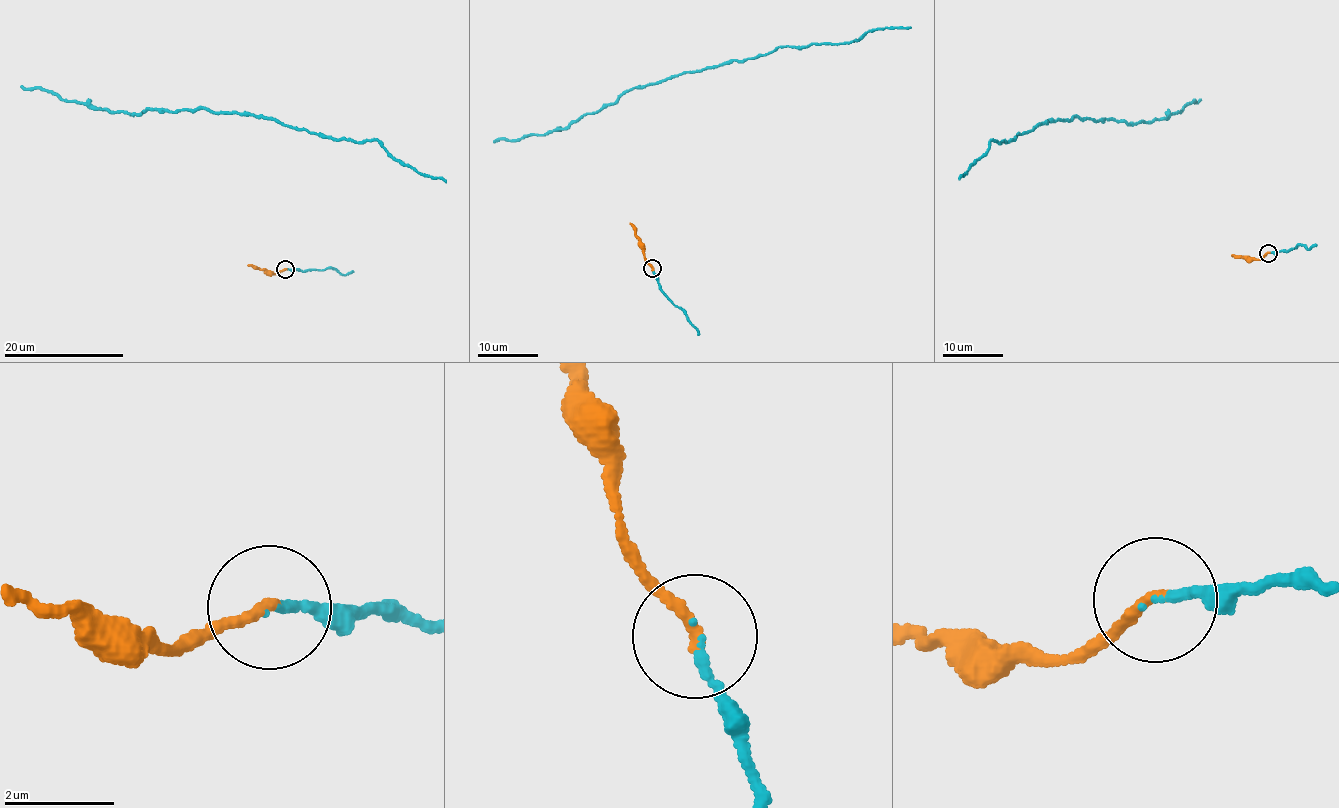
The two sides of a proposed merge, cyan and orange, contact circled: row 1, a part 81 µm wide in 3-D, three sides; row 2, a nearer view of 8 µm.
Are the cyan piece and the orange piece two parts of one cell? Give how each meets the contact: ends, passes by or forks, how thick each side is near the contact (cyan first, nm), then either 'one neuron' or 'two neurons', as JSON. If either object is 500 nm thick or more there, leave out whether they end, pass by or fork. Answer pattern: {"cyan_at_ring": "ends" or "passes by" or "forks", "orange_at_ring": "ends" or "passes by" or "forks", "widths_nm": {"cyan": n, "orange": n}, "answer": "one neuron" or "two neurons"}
{"cyan_at_ring": "ends", "orange_at_ring": "ends", "widths_nm": {"cyan": 150, "orange": 200}, "answer": "one neuron"}

